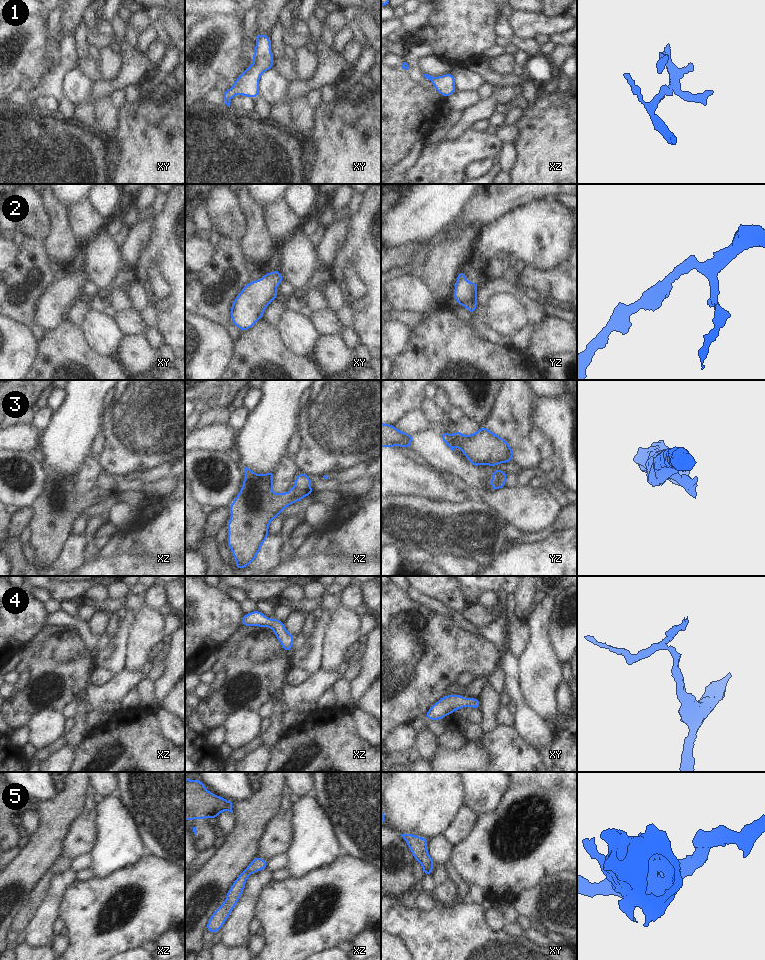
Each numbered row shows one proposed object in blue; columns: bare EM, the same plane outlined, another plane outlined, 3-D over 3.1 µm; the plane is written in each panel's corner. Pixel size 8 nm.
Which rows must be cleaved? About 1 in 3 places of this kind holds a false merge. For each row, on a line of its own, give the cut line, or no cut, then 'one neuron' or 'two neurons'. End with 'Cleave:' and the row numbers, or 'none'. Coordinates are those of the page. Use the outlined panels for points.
1: cut none; one neuron
2: cut none; one neuron
3: cut none; one neuron
4: cut none; one neuron
5: cut none; one neuron
Cleave: none

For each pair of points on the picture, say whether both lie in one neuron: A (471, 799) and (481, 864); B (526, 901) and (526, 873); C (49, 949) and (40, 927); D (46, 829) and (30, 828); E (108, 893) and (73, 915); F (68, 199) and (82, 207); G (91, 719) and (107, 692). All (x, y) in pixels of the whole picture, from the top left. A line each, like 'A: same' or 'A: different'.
A: different
B: different
C: different
D: different
E: same
F: different
G: different

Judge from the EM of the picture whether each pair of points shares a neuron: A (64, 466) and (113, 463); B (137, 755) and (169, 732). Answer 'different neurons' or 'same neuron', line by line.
A: different neurons
B: different neurons

